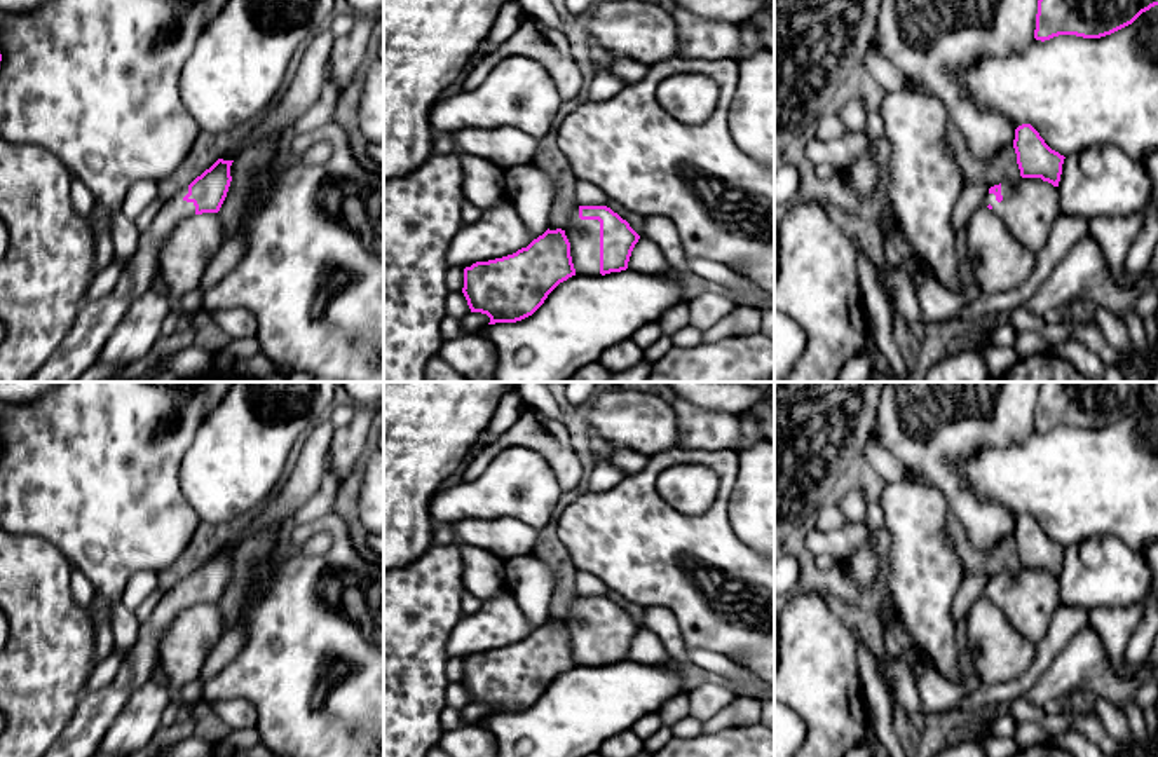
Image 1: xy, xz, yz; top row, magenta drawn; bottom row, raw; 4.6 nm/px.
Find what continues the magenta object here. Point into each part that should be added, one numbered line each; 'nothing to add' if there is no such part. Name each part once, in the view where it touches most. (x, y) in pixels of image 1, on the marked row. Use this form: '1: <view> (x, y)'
1: xz (583, 234)

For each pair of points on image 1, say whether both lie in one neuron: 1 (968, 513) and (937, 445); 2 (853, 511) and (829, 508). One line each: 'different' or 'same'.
1: same
2: different

